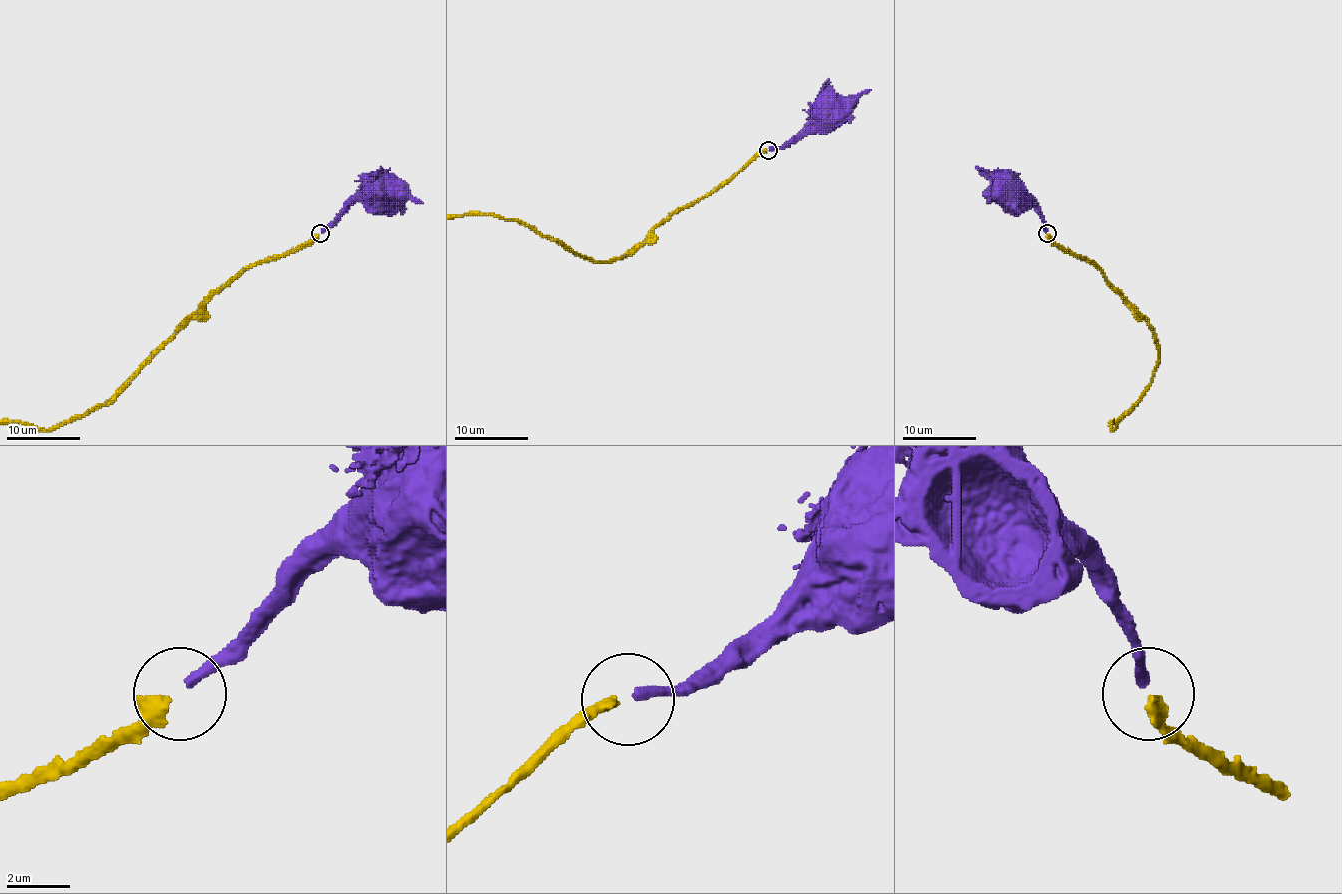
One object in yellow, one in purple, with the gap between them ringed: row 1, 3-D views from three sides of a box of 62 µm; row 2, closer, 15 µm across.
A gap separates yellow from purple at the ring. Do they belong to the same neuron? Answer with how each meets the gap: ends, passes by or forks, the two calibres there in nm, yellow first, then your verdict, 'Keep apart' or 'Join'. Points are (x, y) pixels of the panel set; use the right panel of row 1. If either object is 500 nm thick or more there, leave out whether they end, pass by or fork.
At the ring yellow ends. At the ring purple ends. Thickness 420 nm (yellow) against 320 nm. Join

